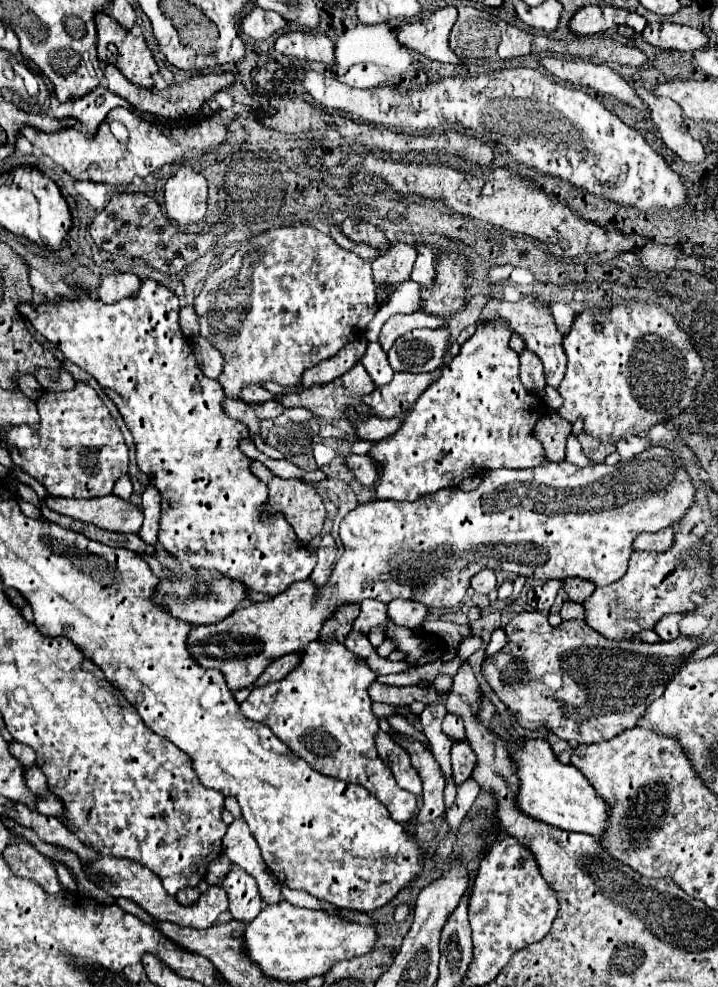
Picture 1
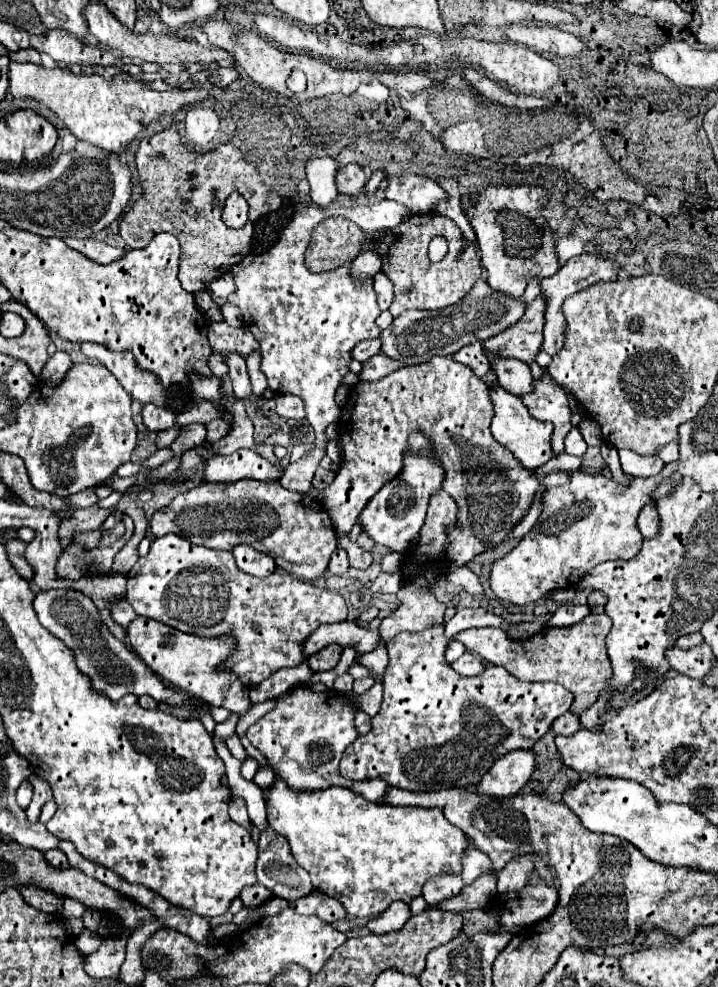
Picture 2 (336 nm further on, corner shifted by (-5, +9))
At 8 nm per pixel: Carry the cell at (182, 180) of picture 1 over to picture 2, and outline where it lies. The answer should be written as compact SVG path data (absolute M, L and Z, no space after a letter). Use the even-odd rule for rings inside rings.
M190 107L186 111L186 141L196 149L204 149L212 143L220 119L210 107Z

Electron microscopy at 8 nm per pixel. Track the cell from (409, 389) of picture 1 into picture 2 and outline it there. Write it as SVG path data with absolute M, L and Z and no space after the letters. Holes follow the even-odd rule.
M432 357L426 363L402 367L384 379L364 383L352 387L350 397L340 415L340 443L342 443L342 463L334 481L320 491L320 503L326 507L336 531L340 535L350 533L358 523L362 509L368 501L402 471L404 455L408 453L408 435L412 431L420 431L426 439L432 441L432 453L444 467L444 483L442 489L448 491L458 505L458 521L448 527L448 551L444 557L446 575L472 561L476 555L496 547L504 541L504 537L522 521L538 493L542 491L540 481L532 469L526 469L508 449L500 447L490 433L490 421L494 415L494 407L490 401L490 387L472 373L468 365L456 363L452 357Z

